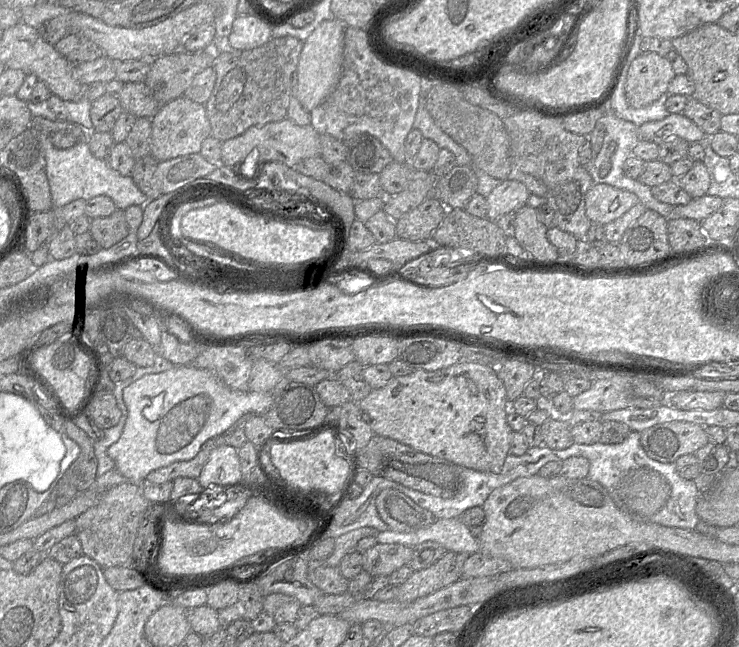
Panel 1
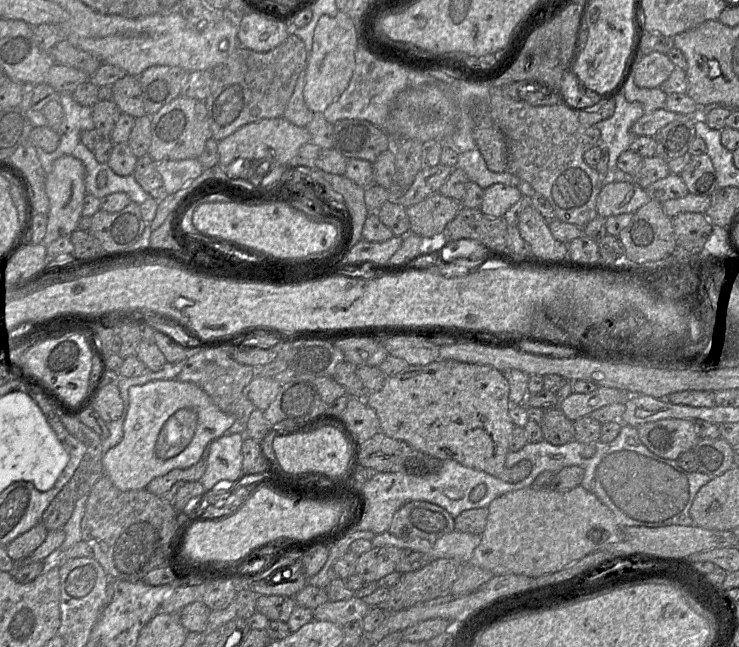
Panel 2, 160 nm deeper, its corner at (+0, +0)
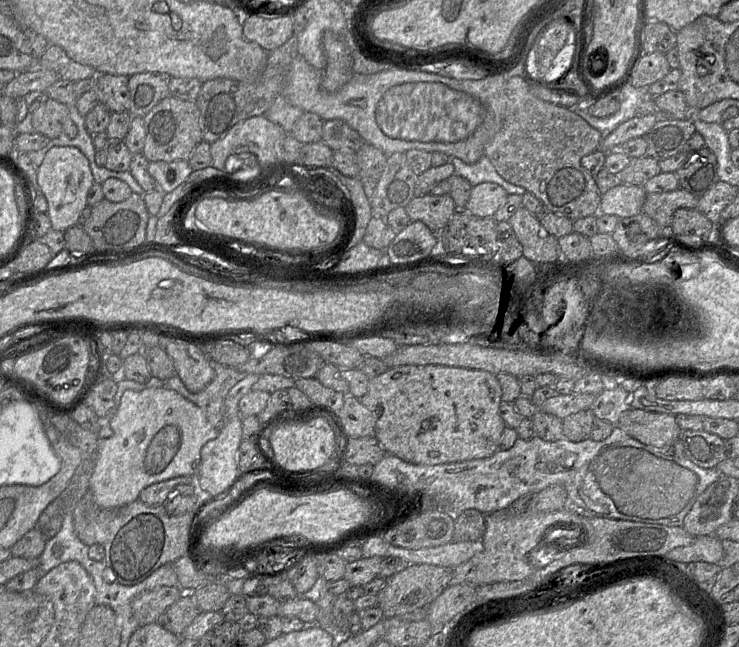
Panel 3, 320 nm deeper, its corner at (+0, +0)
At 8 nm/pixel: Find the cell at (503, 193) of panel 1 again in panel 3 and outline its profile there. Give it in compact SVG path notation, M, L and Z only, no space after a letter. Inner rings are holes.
M481 183L472 188L464 210L480 218L490 218L505 205L508 196L508 192L495 183Z

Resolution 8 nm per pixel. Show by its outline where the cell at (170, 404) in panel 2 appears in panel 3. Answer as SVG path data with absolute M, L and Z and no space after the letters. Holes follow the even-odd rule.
M165 387L126 390L110 426L113 435L105 439L98 438L98 459L89 483L96 504L105 509L127 505L139 499L141 491L147 486L175 477L194 476L196 484L201 449L218 436L218 429L208 421L200 407L175 390Z

